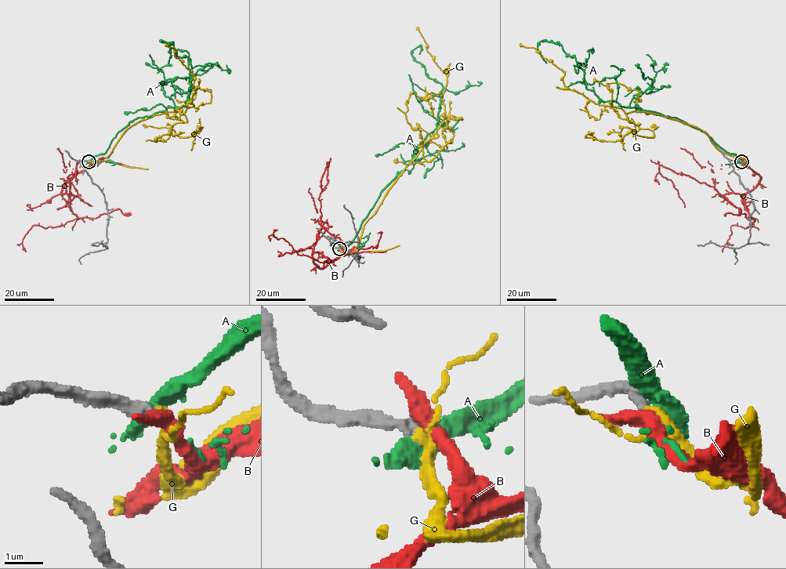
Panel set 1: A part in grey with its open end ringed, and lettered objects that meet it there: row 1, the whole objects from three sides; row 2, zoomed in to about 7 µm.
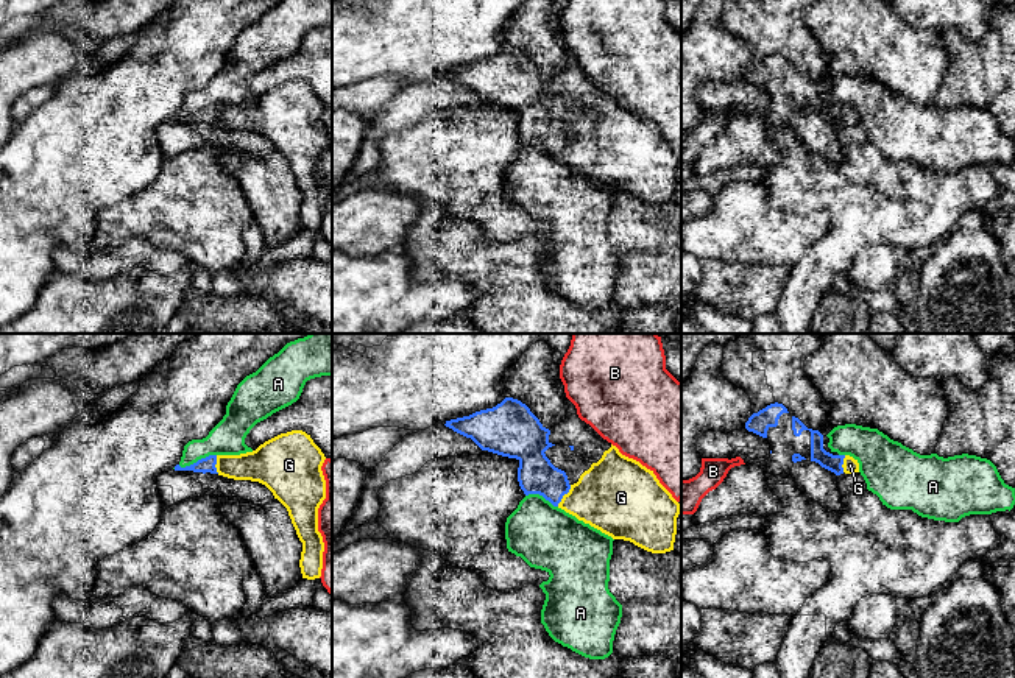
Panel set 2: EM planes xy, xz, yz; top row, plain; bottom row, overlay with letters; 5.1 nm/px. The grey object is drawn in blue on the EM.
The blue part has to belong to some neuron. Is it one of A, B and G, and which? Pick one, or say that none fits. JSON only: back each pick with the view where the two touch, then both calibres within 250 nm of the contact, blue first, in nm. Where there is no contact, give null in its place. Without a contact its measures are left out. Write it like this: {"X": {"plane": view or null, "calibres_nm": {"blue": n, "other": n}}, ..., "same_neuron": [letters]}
{"G": {"plane": "xz", "calibres_nm": {"blue": 190, "other": 380}}, "same_neuron": ["G"]}

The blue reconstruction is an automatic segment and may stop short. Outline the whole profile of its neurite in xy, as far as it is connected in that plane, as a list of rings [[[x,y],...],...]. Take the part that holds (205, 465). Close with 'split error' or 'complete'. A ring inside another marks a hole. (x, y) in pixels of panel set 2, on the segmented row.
[[[302,430],[281,433],[256,450],[240,455],[209,455],[175,471],[210,472],[234,480],[265,485],[288,511],[302,542],[299,567],[302,578],[321,577],[324,542],[318,531],[318,508],[326,499],[321,471],[326,457]]]; split error

